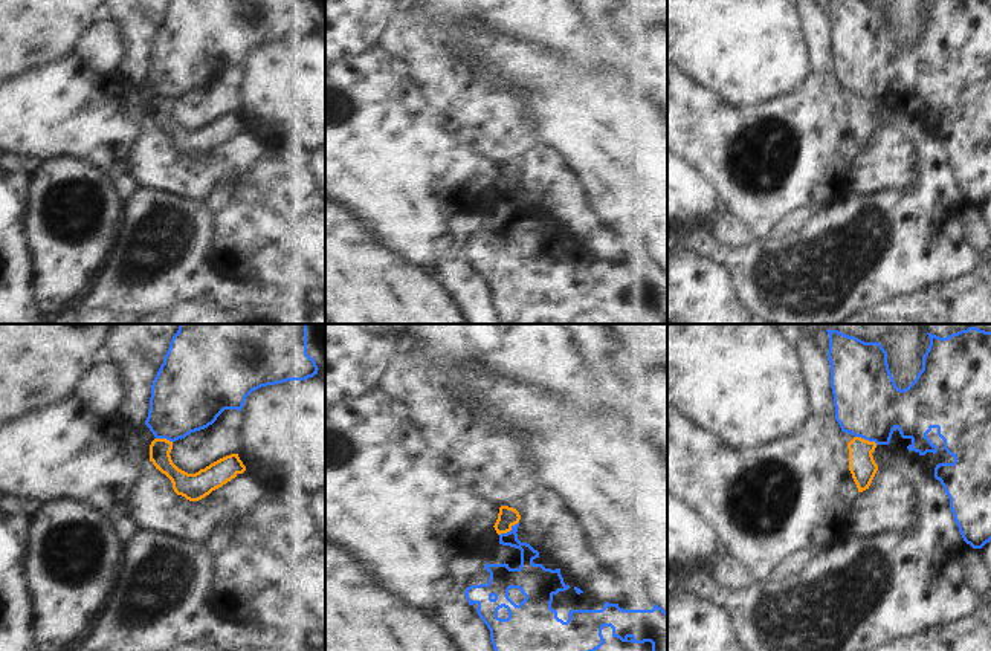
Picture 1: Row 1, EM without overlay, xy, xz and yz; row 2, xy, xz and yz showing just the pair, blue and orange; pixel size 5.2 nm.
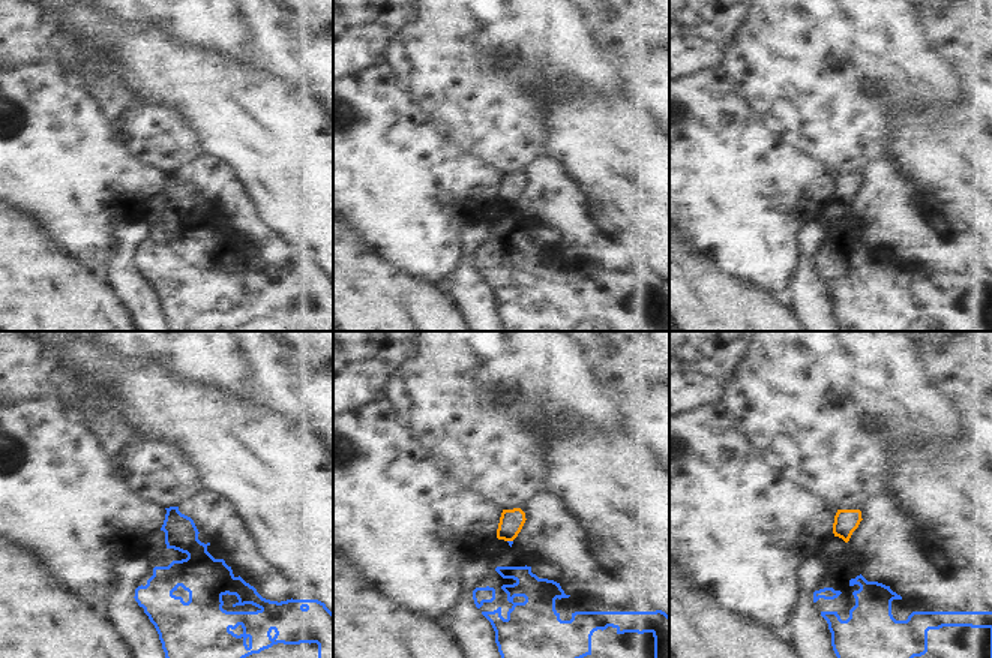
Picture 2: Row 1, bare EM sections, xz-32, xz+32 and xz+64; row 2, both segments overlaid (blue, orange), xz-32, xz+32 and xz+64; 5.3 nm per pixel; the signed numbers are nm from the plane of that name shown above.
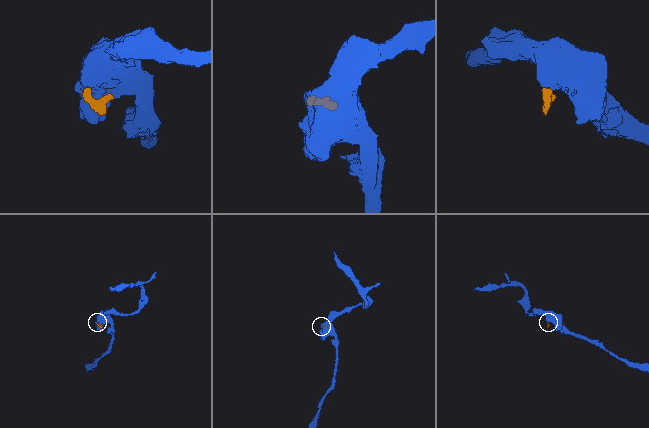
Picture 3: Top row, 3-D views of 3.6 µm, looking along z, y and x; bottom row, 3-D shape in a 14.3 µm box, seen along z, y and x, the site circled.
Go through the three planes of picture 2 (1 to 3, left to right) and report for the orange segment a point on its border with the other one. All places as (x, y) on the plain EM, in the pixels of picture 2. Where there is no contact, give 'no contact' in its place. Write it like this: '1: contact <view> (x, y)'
1: no contact
2: contact xz+32 (511, 206)
3: no contact

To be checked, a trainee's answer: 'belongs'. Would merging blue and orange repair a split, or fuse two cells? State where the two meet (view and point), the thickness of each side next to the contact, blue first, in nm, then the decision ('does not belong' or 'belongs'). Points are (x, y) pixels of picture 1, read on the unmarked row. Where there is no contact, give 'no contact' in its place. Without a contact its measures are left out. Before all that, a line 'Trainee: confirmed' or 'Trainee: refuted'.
Trainee: refuted
contact xz (510, 188); calibres 130 and 110 nm; does not belong

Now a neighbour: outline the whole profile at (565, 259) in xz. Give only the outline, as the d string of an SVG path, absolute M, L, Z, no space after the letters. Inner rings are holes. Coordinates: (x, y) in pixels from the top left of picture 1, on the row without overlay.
M574 245L553 252L551 266L557 269L557 275L568 278L571 267L602 267L605 260L594 258L588 251L577 252Z

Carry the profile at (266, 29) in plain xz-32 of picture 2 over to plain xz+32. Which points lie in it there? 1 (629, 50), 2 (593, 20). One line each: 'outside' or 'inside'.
1: outside
2: inside

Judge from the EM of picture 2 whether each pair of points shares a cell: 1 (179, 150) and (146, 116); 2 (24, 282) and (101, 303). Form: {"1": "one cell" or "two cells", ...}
{"1": "one cell", "2": "one cell"}

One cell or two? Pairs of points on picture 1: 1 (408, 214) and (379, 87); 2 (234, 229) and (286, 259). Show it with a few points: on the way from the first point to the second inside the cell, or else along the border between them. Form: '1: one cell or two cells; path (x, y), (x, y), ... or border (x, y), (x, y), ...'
1: one cell; path (405, 182), (405, 178), (379, 152), (379, 119)
2: one cell; path (246, 239), (252, 245), (274, 251)

